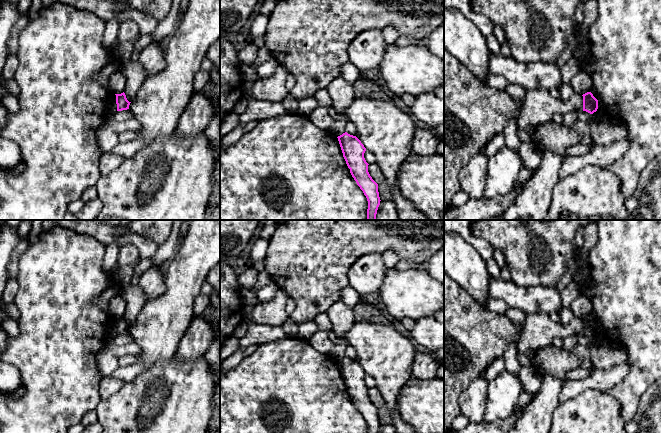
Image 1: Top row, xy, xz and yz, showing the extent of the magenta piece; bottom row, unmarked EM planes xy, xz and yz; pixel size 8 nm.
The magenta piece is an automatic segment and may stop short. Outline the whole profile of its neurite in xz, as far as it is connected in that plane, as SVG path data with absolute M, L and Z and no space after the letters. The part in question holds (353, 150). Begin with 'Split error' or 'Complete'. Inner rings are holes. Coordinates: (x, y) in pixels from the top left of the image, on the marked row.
Complete. M347 132L337 138L350 173L367 198L367 220L376 220L381 200L378 184L368 172L369 164L364 158L366 148L356 136L350 135Z

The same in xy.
Complete. M125 93L115 94L116 95L116 104L117 104L117 111L127 110L129 109L129 102L126 98Z

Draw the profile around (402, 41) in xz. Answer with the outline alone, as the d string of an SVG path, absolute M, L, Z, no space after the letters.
M400 36L398 40L394 43L395 46L409 46L409 45L416 45L416 46L426 46L426 40L422 39L413 39L409 37Z

